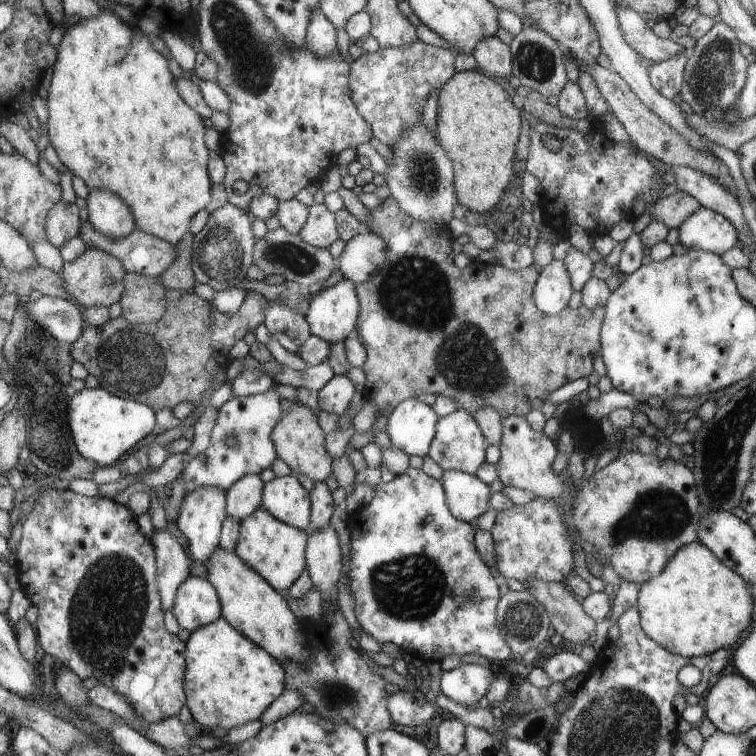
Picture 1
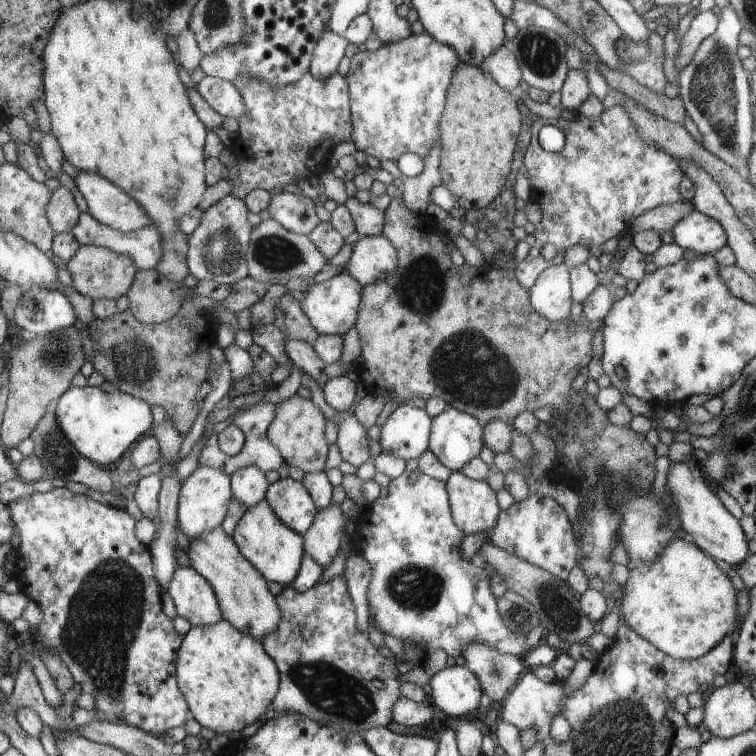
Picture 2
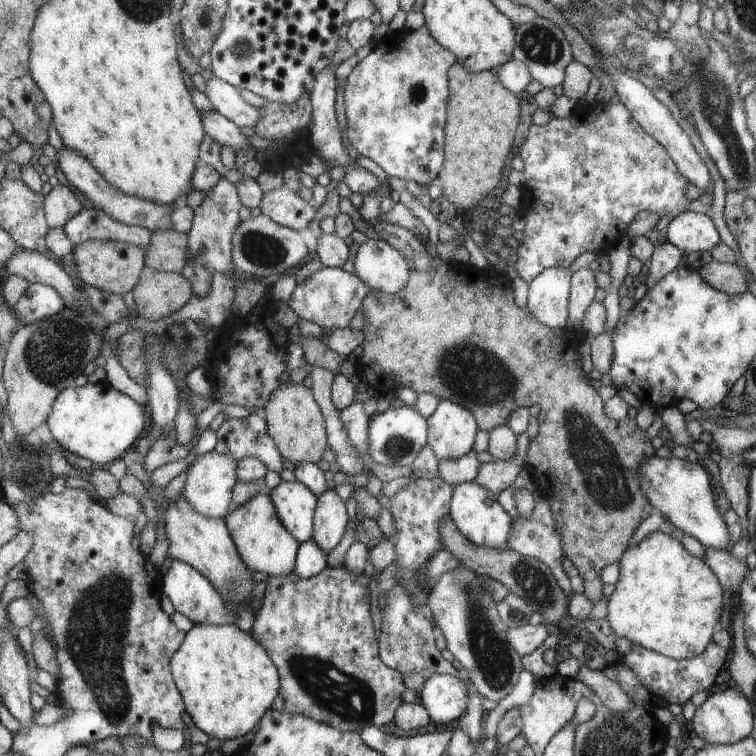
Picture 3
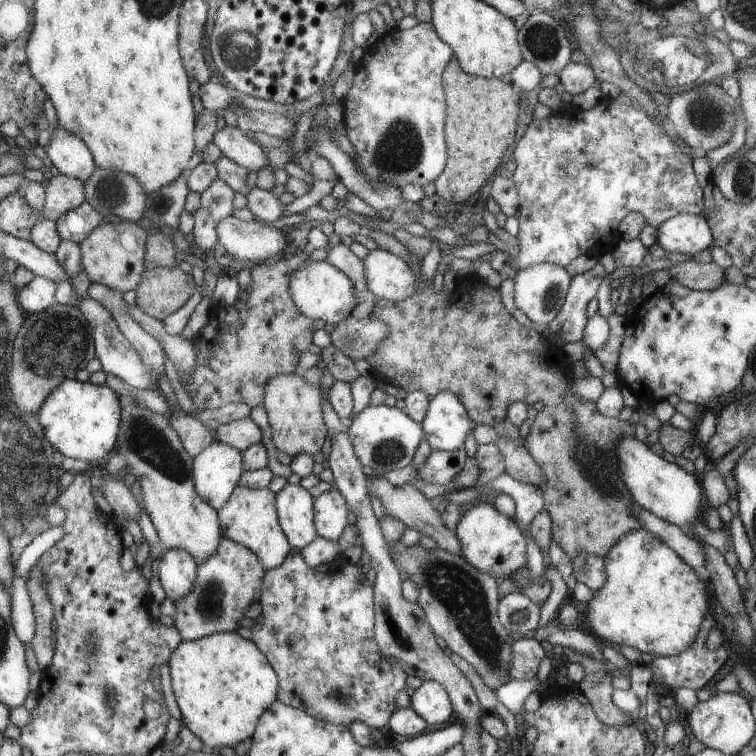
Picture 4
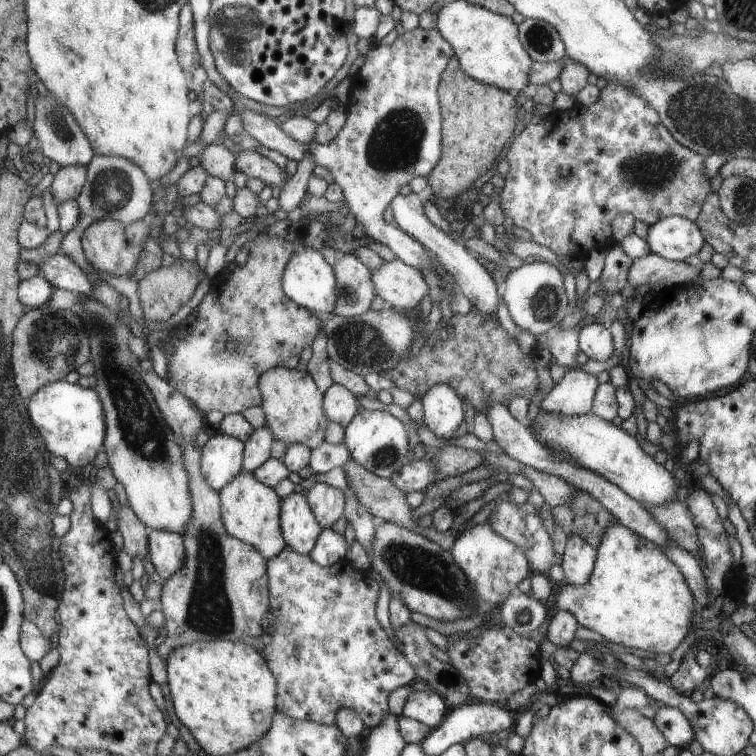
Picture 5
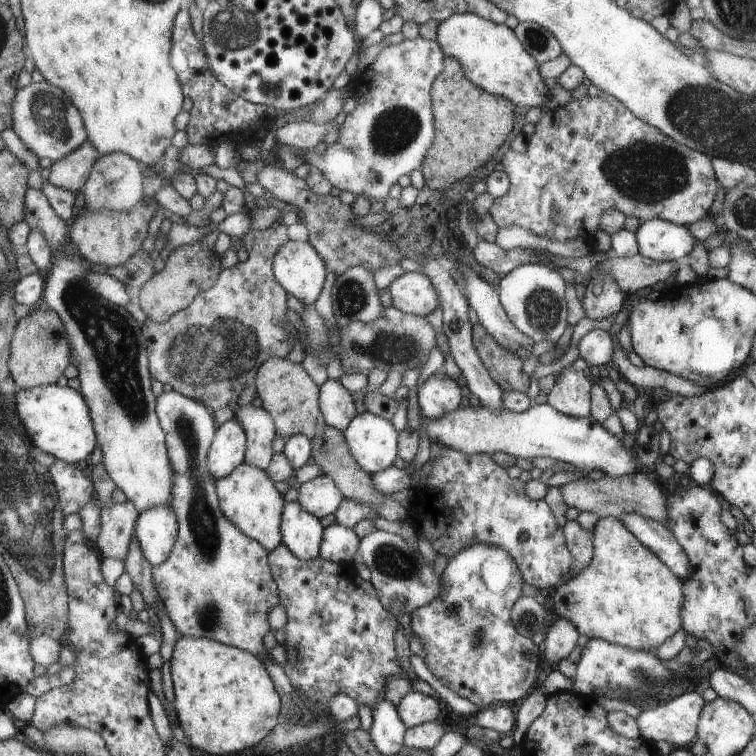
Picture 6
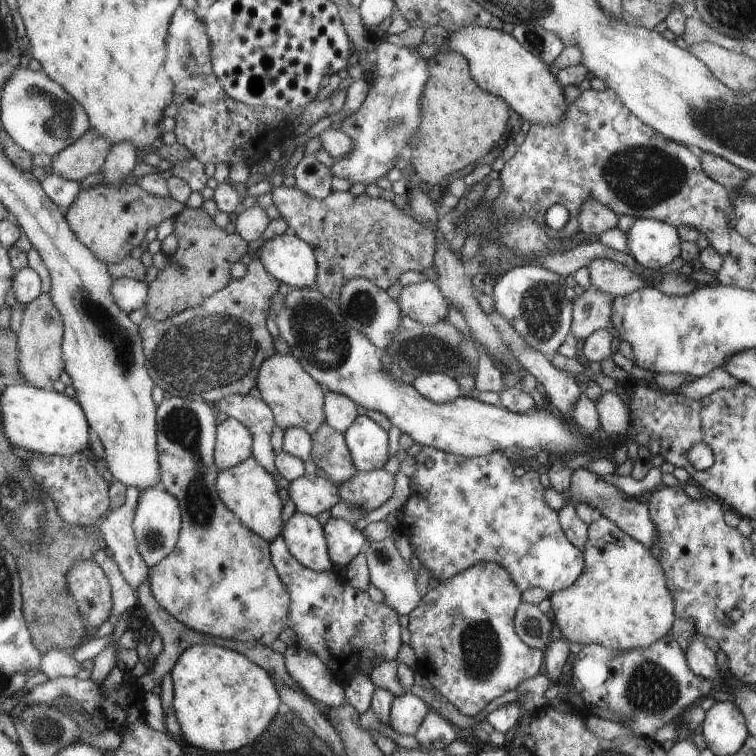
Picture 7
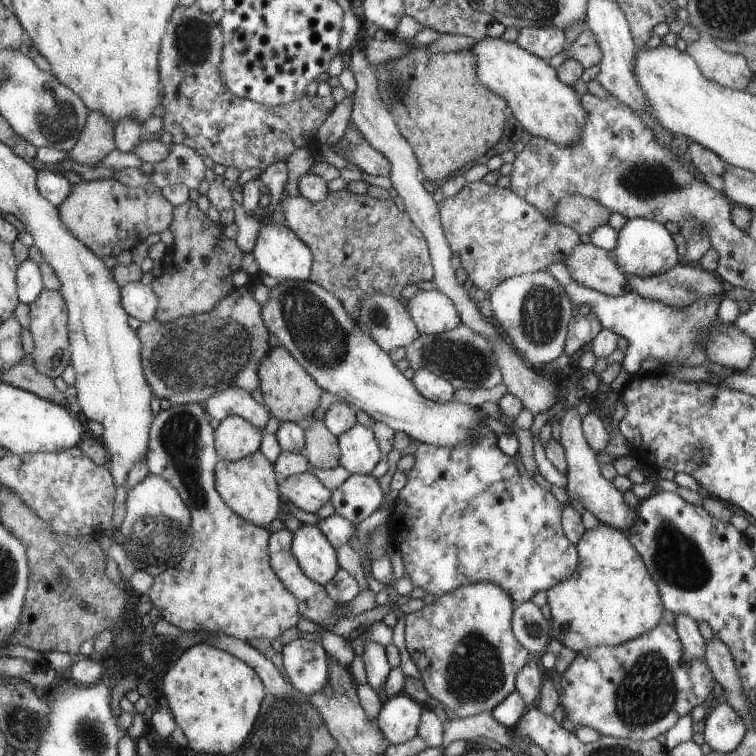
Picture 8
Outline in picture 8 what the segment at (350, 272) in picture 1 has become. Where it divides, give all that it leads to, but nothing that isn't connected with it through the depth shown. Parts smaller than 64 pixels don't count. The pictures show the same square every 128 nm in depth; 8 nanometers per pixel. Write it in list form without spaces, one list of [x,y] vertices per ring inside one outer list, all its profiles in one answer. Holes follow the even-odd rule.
[[[418,290],[407,300],[405,308],[420,334],[439,335],[461,323],[451,300],[435,290]]]

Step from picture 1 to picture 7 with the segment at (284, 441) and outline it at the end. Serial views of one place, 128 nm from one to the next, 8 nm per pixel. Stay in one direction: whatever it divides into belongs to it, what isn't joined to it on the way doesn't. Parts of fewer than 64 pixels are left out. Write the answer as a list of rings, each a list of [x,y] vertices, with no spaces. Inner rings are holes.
[[[275,352],[275,355],[261,365],[258,369],[257,390],[261,394],[260,400],[271,410],[274,425],[283,431],[299,426],[309,435],[313,435],[319,424],[325,422],[324,388],[290,354]]]

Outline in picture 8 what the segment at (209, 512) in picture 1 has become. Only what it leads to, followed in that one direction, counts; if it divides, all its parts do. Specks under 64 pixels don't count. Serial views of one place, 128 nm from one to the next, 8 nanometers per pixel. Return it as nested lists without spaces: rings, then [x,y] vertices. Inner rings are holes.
[[[227,416],[215,428],[218,460],[235,462],[258,451],[263,431],[251,426],[241,416]]]

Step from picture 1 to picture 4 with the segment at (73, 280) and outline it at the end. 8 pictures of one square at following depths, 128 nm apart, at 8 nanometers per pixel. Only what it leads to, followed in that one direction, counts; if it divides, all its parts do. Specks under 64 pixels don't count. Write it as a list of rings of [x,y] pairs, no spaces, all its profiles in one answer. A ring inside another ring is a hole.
[[[120,221],[118,224],[102,222],[80,244],[81,265],[89,282],[107,286],[121,294],[135,289],[145,270],[146,232],[136,223]]]

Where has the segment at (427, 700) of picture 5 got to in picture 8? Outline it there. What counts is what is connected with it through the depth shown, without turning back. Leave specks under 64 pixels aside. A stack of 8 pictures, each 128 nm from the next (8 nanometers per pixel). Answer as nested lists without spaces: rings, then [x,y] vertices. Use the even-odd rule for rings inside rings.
[[[399,693],[381,704],[375,722],[389,743],[405,743],[417,734],[422,709],[422,705]]]

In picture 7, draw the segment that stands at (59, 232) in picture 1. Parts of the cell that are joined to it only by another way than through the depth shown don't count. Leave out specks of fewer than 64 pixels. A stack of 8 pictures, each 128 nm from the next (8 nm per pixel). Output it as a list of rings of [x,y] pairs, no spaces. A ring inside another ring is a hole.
[[[88,129],[70,147],[51,157],[47,173],[80,184],[87,176],[99,171],[107,152],[110,152],[107,140],[98,132]]]

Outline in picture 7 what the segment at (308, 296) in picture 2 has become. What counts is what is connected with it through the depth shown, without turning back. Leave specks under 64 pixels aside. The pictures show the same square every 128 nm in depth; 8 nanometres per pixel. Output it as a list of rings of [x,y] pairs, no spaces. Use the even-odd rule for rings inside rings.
[[[281,234],[261,244],[257,258],[279,283],[291,289],[312,288],[317,275],[314,252],[296,235]]]

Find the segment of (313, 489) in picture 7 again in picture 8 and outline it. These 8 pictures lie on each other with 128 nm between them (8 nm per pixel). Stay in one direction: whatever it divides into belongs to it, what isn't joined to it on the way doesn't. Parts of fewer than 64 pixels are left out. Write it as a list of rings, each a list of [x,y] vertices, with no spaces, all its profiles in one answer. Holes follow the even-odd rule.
[[[307,471],[286,476],[279,482],[278,491],[286,501],[309,514],[315,514],[330,499],[330,490]]]

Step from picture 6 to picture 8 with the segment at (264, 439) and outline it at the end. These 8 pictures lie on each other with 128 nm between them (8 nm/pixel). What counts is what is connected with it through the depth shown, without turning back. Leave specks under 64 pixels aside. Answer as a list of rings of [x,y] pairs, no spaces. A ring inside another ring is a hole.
[[[227,386],[227,388],[219,390],[207,398],[202,405],[206,412],[211,414],[211,418],[221,421],[227,416],[241,416],[251,426],[262,431],[270,418],[264,404],[255,402],[247,391],[235,386]]]

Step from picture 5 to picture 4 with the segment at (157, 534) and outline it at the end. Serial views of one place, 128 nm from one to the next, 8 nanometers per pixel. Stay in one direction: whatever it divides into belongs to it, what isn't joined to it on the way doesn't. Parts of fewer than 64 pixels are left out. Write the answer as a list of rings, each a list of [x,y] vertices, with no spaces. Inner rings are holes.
[[[164,547],[161,552],[156,574],[165,597],[174,604],[190,591],[194,584],[197,564],[188,552],[180,548]]]

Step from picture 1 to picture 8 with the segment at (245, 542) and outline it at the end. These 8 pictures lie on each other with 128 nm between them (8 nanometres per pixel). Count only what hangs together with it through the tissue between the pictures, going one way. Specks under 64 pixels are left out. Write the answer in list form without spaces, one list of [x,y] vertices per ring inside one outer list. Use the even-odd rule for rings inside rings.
[[[253,452],[235,462],[218,460],[214,468],[214,479],[214,488],[219,496],[235,514],[243,517],[243,520],[266,530],[271,520],[276,518],[279,506],[278,484],[275,482],[275,474],[269,460],[261,452]]]

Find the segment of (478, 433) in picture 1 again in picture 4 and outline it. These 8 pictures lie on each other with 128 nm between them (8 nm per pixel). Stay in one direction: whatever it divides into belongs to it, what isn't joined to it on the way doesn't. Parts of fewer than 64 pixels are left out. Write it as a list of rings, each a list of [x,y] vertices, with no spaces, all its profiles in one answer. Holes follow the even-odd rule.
[[[447,390],[429,400],[427,414],[420,422],[432,451],[459,450],[471,432],[473,420],[466,406]]]

